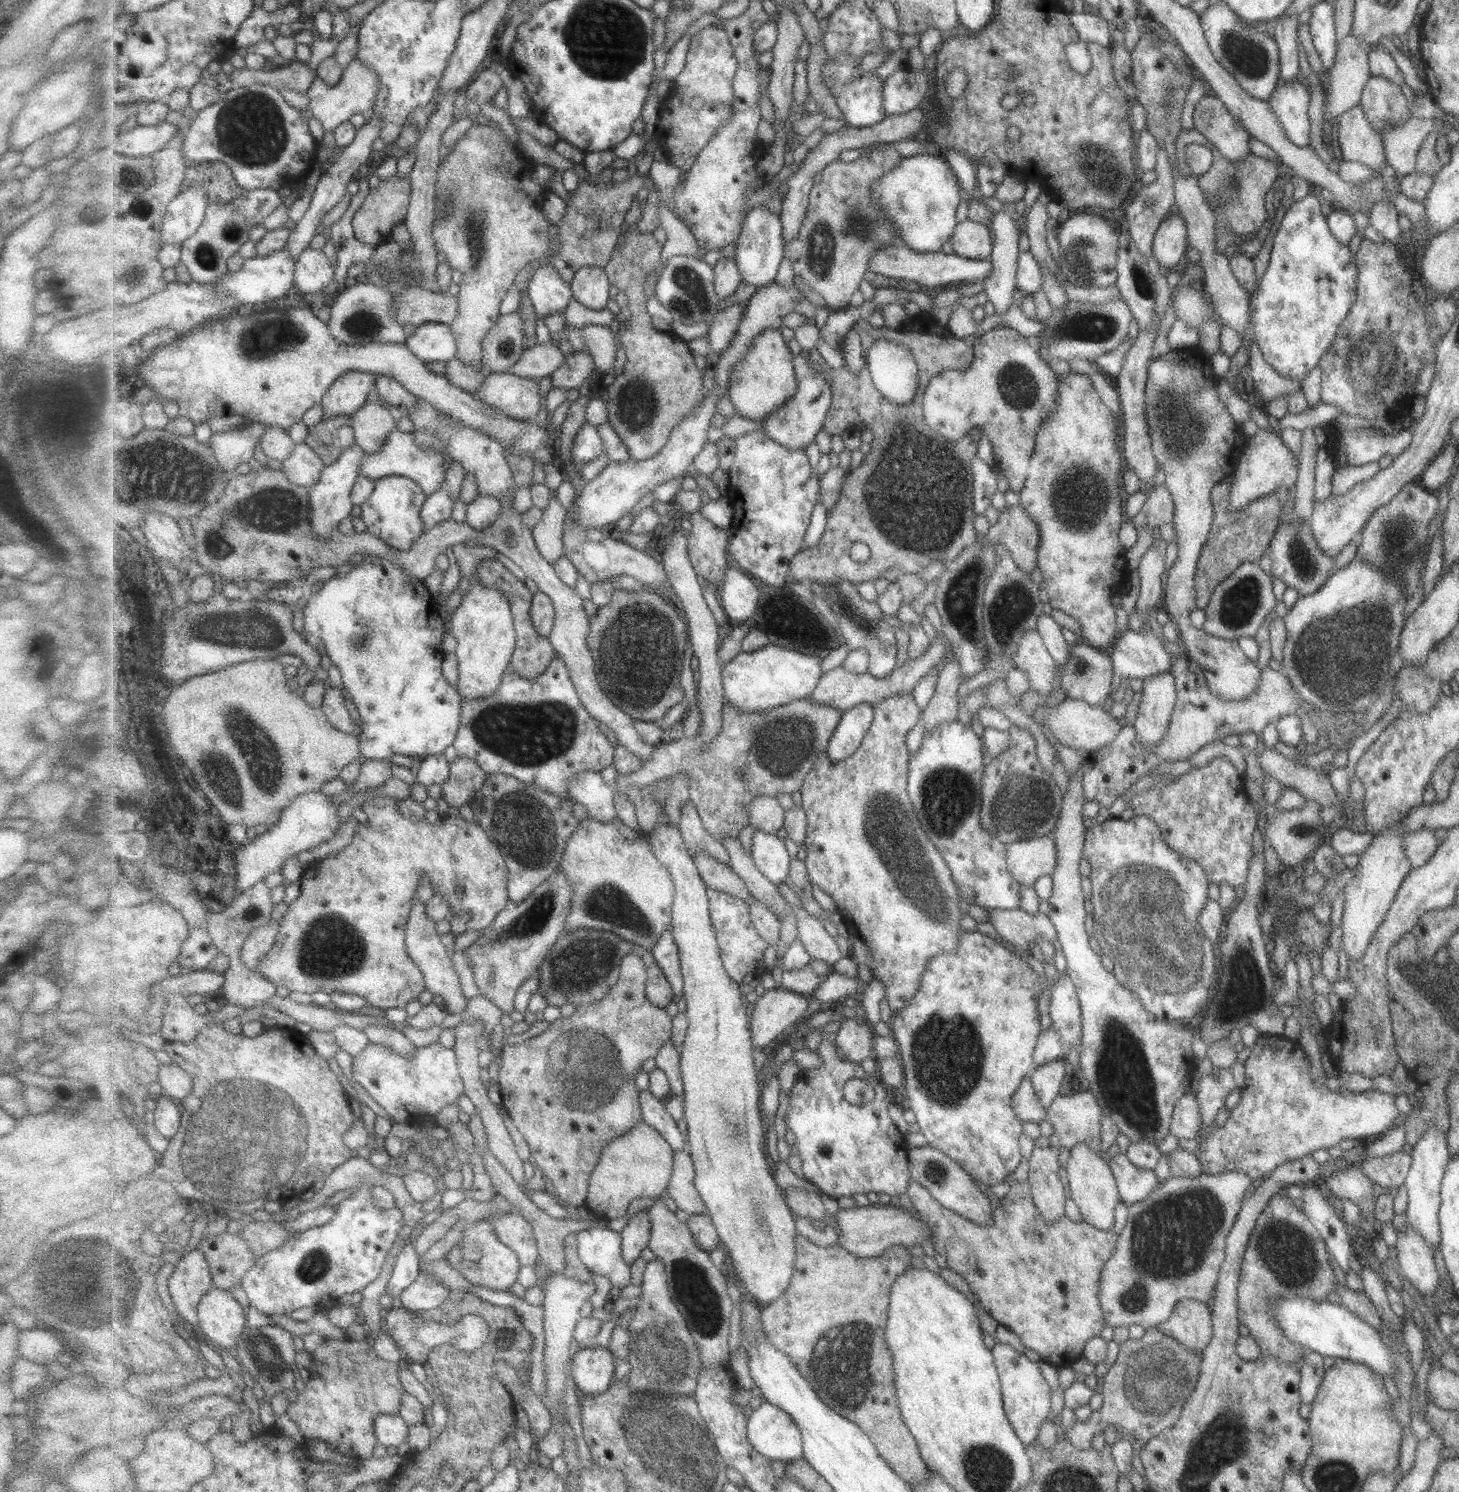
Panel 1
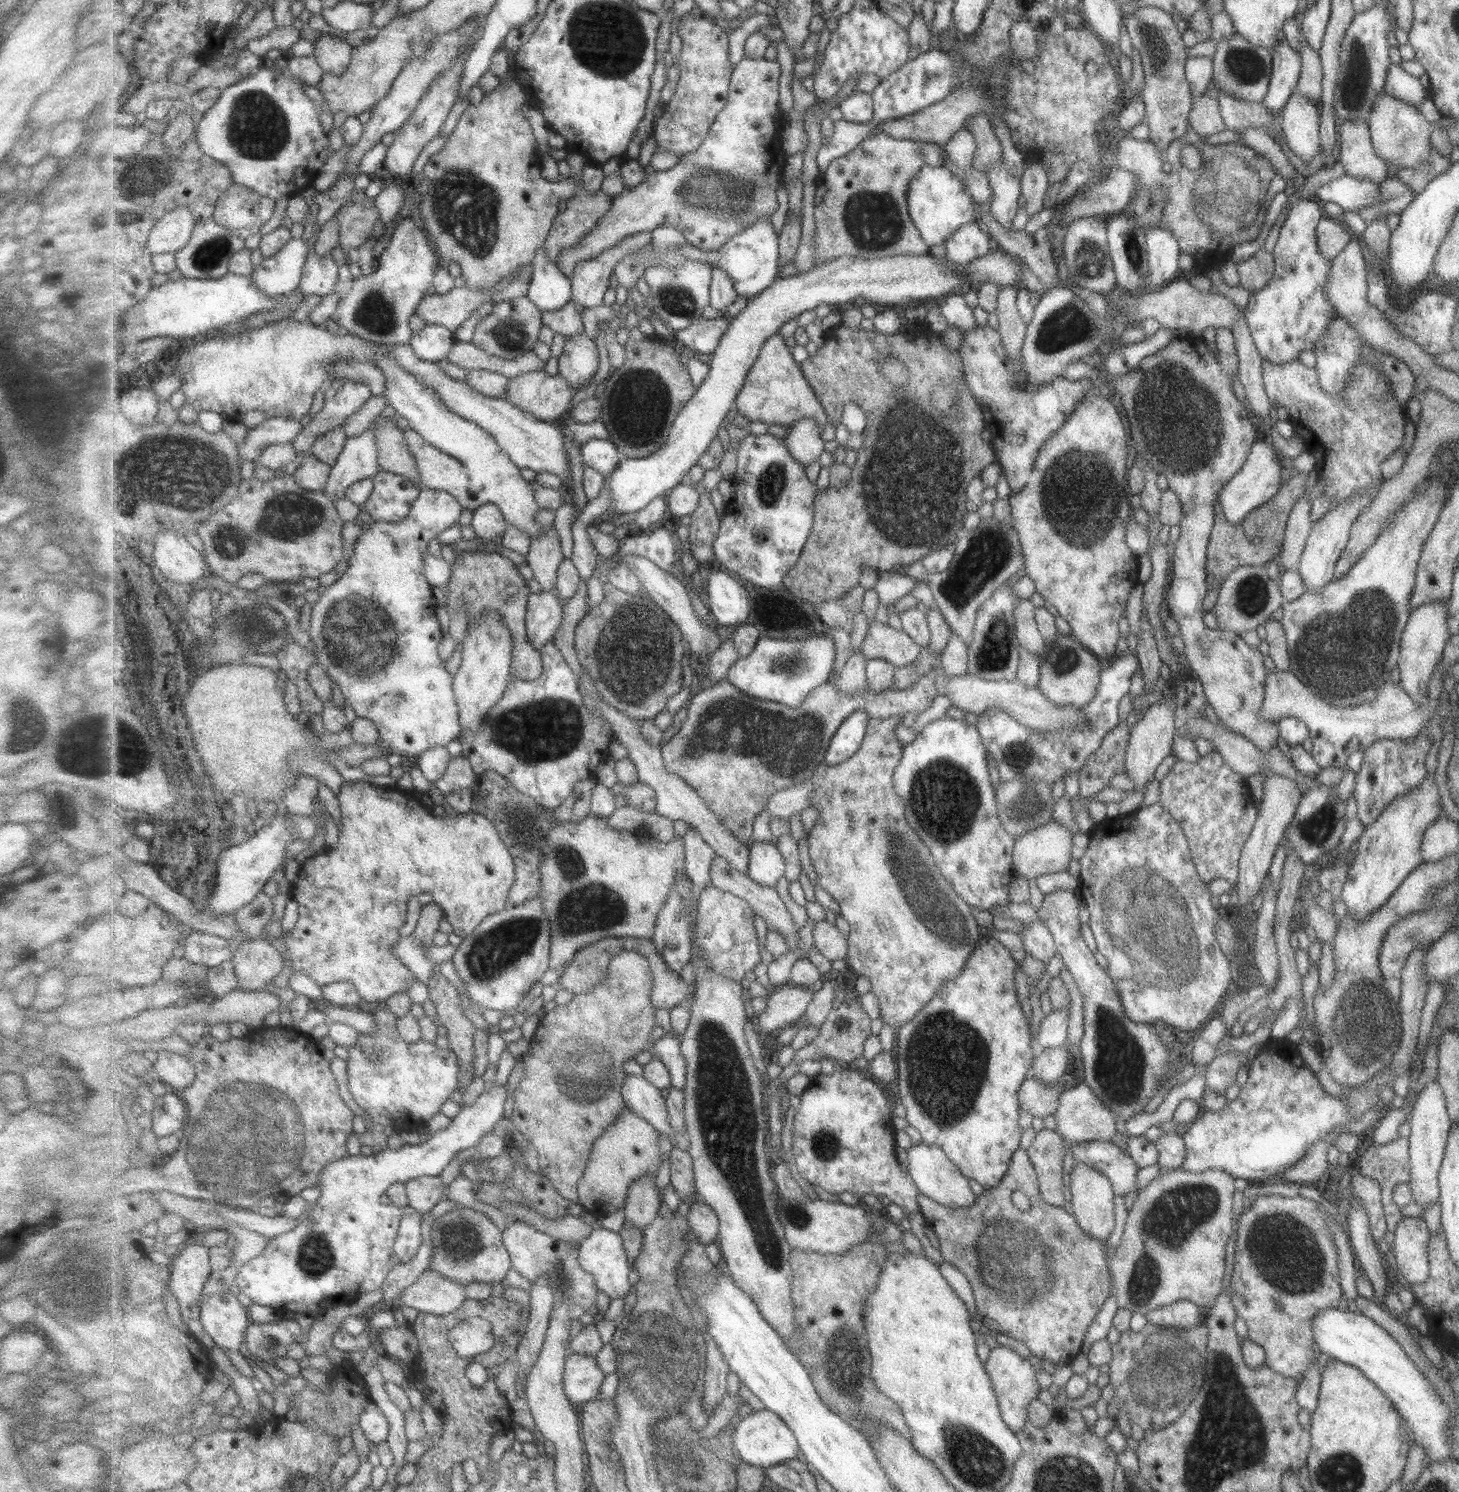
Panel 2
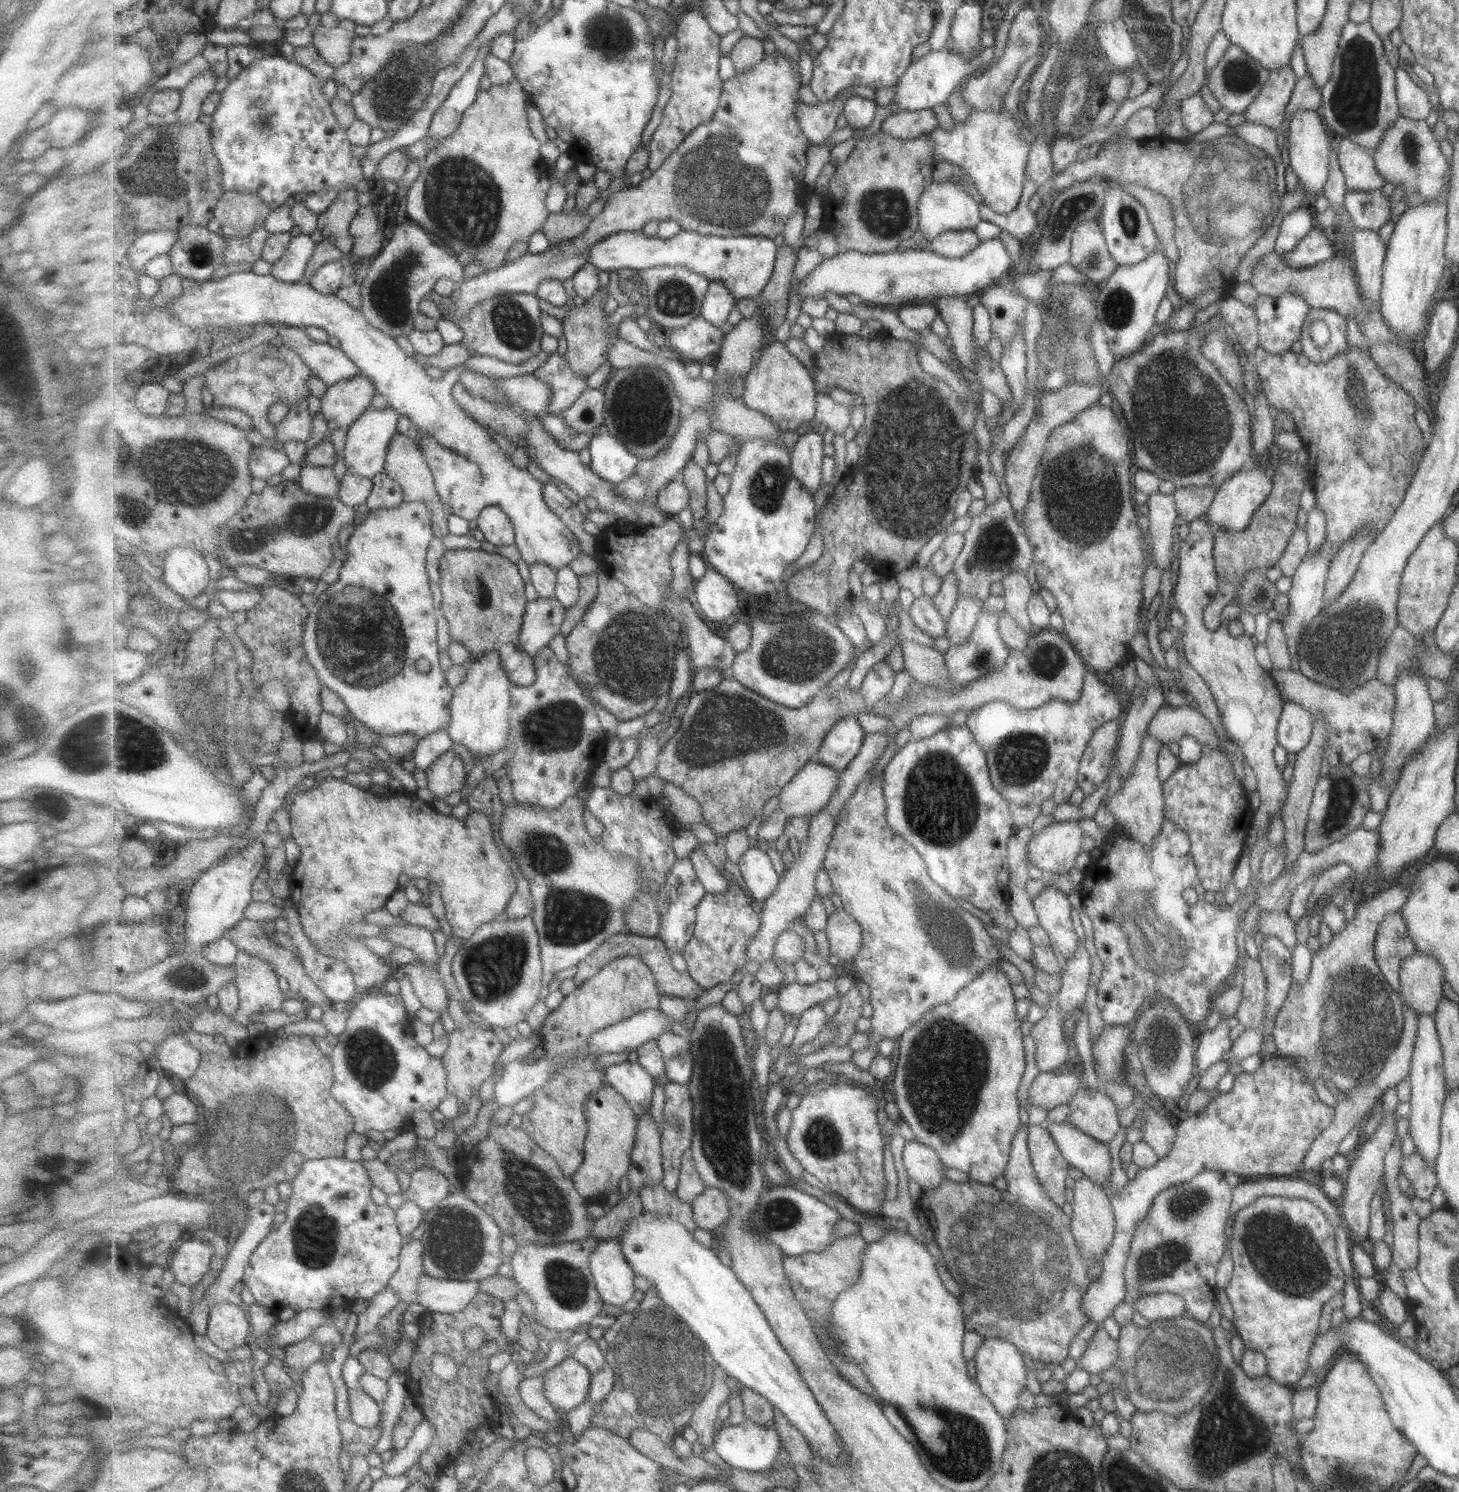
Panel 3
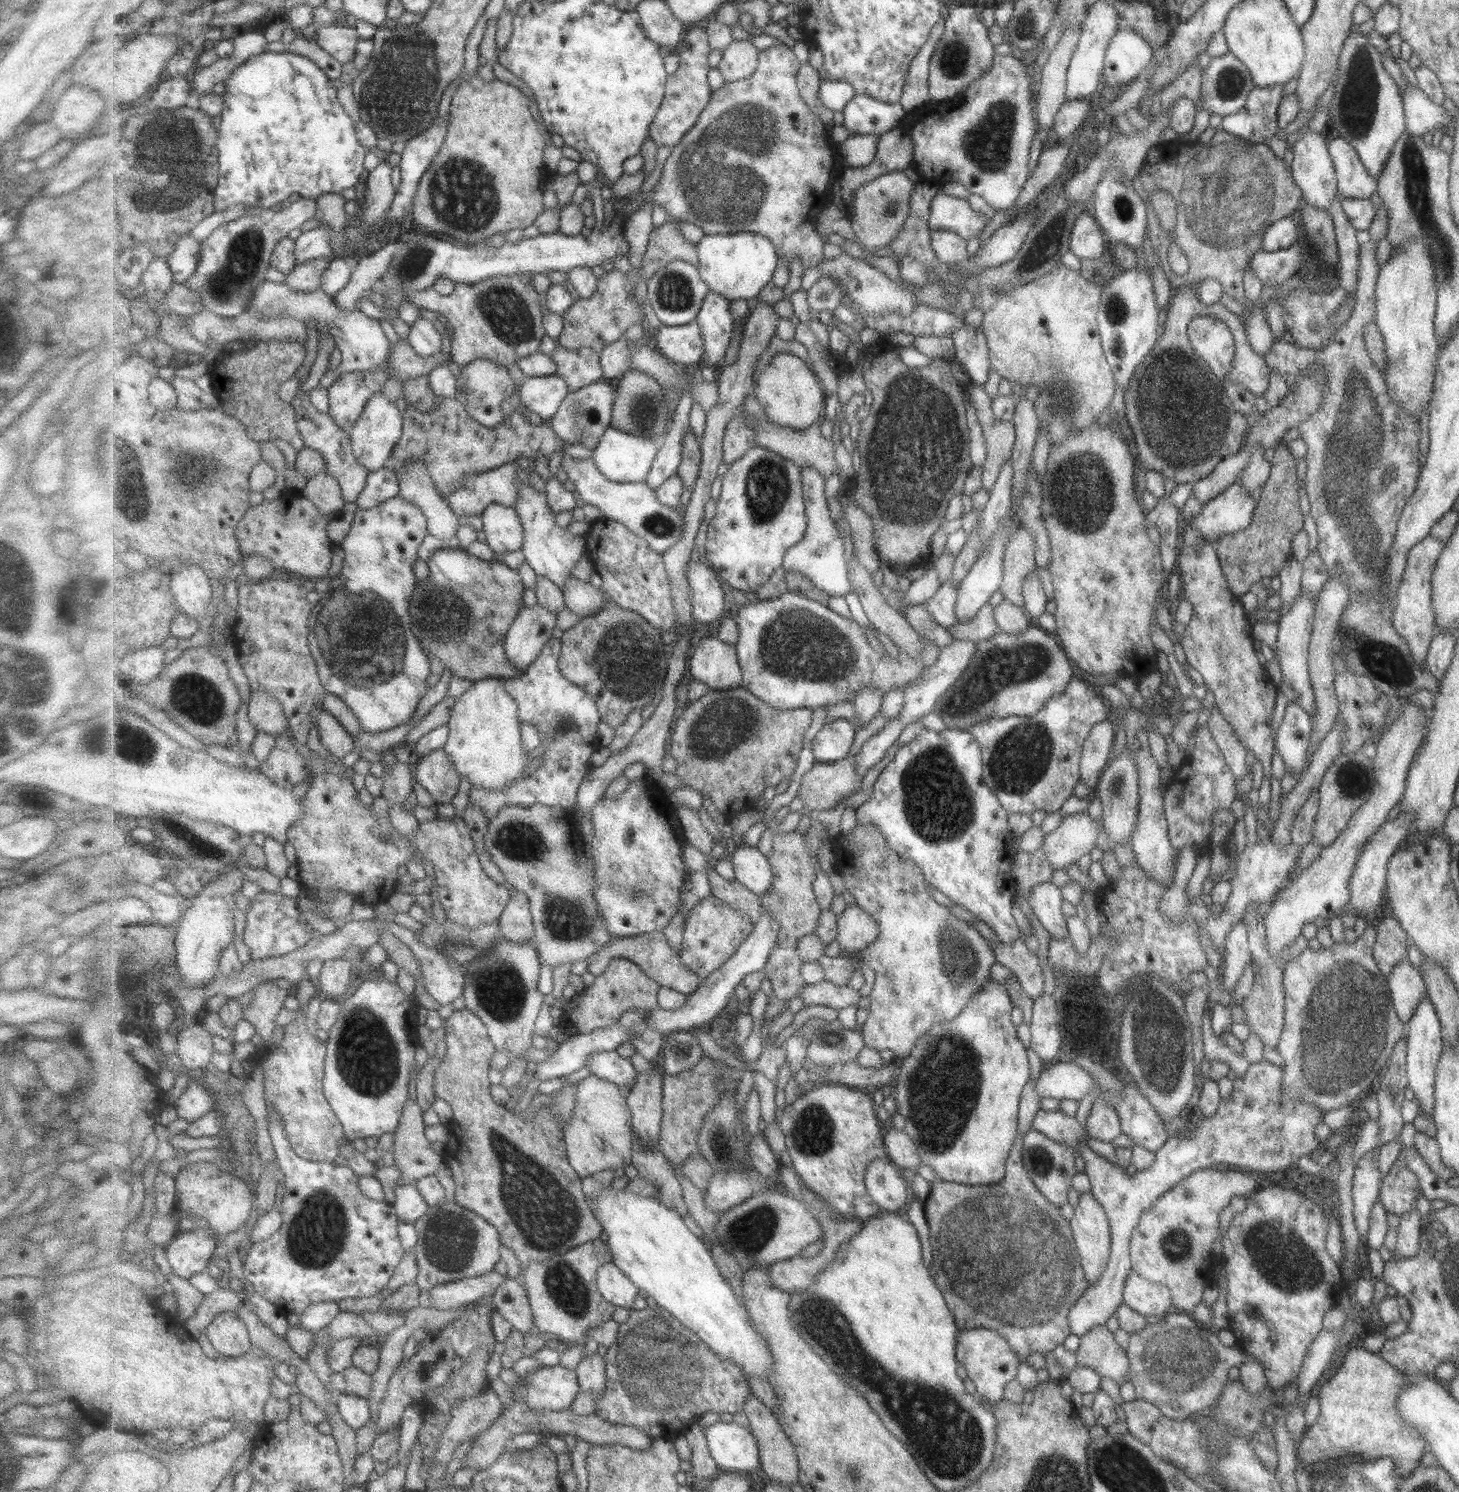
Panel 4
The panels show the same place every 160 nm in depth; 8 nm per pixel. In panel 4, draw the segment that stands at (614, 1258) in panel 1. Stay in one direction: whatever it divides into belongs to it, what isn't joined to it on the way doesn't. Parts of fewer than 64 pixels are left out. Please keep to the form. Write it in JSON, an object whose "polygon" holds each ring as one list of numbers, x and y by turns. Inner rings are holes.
{"polygon":[[614,1263,601,1267,597,1276,597,1287,600,1293,611,1304,619,1308,630,1308,641,1290]]}

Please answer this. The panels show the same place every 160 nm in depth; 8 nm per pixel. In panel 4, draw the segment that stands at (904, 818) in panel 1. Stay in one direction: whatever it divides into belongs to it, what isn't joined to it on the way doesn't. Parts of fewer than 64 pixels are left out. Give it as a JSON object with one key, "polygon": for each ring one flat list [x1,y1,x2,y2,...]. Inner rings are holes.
{"polygon":[[857,822,855,828,848,835,839,836,836,841,839,842,839,846,835,848,837,850,837,869,839,868,839,874,843,874,843,878,845,878,845,888,854,896,855,904,872,913,872,916,876,917,877,924,880,924,880,932,875,942,872,942,869,947,861,952,862,962,869,965,876,972,876,983,869,996,870,1008,868,1010,870,1012,866,1023,862,1026,864,1041,866,1046,873,1050,879,1052,891,1050,895,1055,900,1056,900,1059,903,1059,916,1046,917,1039,920,1039,927,1031,931,1030,934,1024,953,1020,968,1007,973,1000,973,995,991,980,992,968,998,963,996,952,973,923,960,920,951,912,951,907,939,904,931,896,931,892,927,890,927,886,931,886,931,884,923,876,921,868,917,864,903,859,897,852,894,852,889,846,887,839,883,836,883,833,873,823,863,824]]}

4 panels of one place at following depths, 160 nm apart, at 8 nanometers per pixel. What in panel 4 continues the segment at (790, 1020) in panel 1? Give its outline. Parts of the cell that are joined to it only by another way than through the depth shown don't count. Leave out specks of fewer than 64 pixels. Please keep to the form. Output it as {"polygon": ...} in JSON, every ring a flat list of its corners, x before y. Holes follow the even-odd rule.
{"polygon":[[826,978,817,984,805,985,798,996,805,1008,809,1006,826,1006,839,1011,857,1006,861,993,847,985,829,982]]}

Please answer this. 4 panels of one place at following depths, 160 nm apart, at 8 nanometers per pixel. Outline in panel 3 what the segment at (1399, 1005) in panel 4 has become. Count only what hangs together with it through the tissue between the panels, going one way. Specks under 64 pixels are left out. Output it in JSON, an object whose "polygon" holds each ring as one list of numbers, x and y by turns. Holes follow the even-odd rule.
{"polygon":[[1413,953,1404,958,1398,970,1399,1000,1417,1015,1433,1015,1443,982,1441,965,1432,956]]}

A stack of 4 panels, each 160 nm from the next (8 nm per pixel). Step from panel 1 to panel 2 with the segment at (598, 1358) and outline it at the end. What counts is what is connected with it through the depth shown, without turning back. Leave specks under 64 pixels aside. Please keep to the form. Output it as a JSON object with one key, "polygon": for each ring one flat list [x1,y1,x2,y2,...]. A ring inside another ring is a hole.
{"polygon":[[574,1353,567,1357,564,1385,568,1399,576,1407,597,1399,605,1379,606,1374,595,1357]]}

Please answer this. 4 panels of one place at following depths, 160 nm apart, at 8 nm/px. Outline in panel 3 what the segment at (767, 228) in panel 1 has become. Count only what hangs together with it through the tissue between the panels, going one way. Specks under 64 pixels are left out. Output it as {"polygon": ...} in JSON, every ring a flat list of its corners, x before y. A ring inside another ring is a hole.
{"polygon":[[643,230,621,232,593,245,589,261,598,271,606,273,621,269,637,272,658,267,685,267,720,281,737,300,759,298,773,277,779,249,775,240,767,236,702,236,699,232,683,231,671,240,647,237]]}

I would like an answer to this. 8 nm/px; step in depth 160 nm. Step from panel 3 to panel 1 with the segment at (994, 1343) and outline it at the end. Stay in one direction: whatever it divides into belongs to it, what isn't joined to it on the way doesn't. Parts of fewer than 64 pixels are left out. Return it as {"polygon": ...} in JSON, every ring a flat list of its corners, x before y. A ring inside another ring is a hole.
{"polygon":[[998,1343,992,1352,996,1357,996,1367,1000,1373,1004,1407,1009,1424,1013,1424,1012,1429,1016,1437,1027,1447,1028,1444,1036,1442,1040,1426,1049,1416,1049,1388,1041,1378,1037,1364,1027,1360,1023,1354,1017,1354,1013,1348,1009,1348,1009,1344]]}

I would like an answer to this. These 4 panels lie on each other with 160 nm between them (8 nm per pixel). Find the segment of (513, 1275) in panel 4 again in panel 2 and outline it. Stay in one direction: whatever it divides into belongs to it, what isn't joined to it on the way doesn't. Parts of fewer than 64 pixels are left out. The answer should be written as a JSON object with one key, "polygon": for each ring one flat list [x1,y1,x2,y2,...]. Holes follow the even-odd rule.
{"polygon":[[431,1270,403,1290,398,1303,410,1306,419,1313,443,1316,463,1306,468,1299,464,1288,456,1281]]}

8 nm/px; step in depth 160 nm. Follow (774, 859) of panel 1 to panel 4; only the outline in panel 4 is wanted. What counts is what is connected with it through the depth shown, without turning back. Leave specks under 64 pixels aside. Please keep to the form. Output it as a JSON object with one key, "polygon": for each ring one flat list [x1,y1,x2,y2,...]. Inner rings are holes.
{"polygon":[[741,845,731,859,735,870,736,880,741,881,751,892,761,897,769,892,773,884,771,864,765,854,761,854,757,847]]}

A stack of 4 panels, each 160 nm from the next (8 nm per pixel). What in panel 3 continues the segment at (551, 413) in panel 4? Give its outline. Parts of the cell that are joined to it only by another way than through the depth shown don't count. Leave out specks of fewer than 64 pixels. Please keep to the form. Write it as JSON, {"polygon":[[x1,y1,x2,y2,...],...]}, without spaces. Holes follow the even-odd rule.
{"polygon":[[533,372,524,376,499,379,499,385,512,406,537,418,547,414,546,408,553,391,545,381,537,379]]}

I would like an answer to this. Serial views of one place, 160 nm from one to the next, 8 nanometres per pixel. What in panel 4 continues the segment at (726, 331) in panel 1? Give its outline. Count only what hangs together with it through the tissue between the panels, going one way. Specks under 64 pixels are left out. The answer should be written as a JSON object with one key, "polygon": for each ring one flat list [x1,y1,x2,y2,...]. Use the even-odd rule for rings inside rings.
{"polygon":[[696,321,686,326,662,326,653,334,654,346,677,364,694,368,700,366,706,346]]}

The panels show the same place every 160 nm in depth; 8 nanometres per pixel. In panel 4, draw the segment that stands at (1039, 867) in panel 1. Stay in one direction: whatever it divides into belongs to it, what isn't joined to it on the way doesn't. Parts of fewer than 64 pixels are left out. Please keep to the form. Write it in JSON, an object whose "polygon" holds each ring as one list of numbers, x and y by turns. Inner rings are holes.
{"polygon":[[1087,813,1065,816,1050,833,1045,833,1040,849,1053,871,1064,871,1095,847,1097,826]]}

